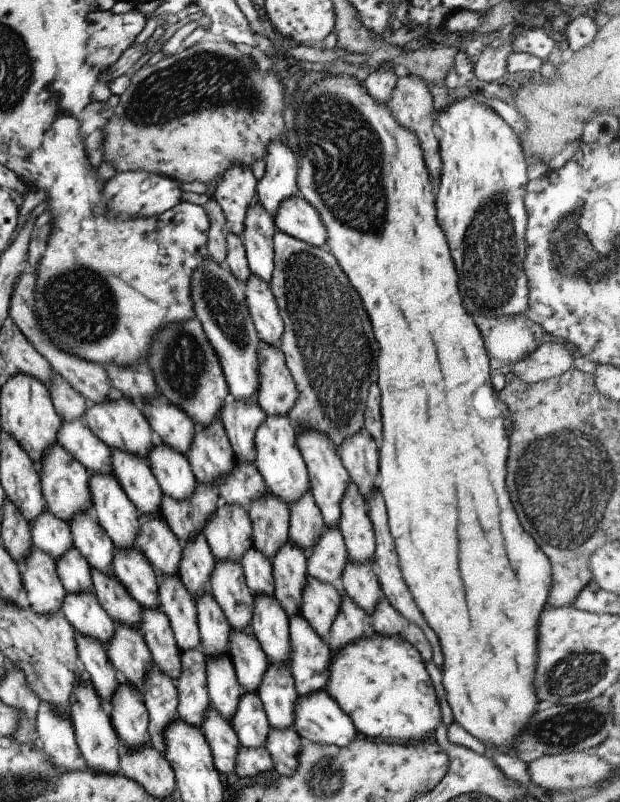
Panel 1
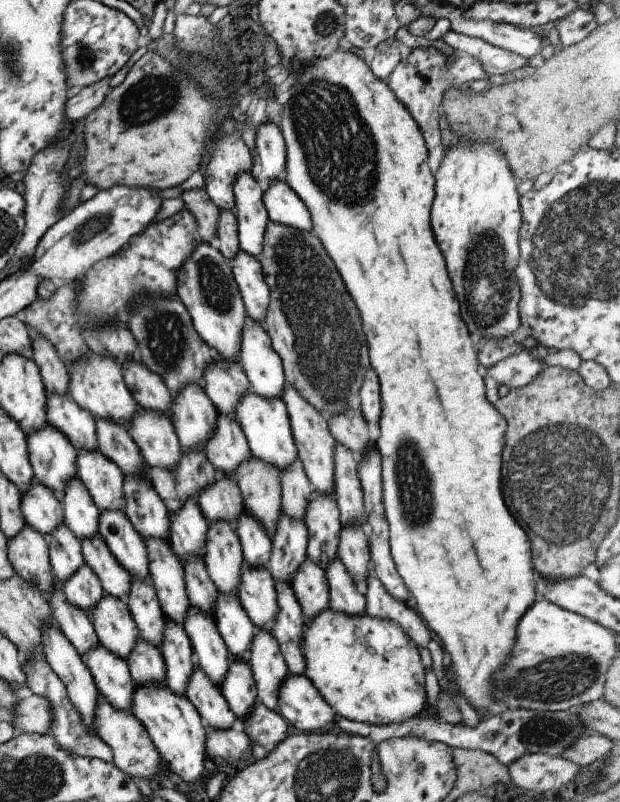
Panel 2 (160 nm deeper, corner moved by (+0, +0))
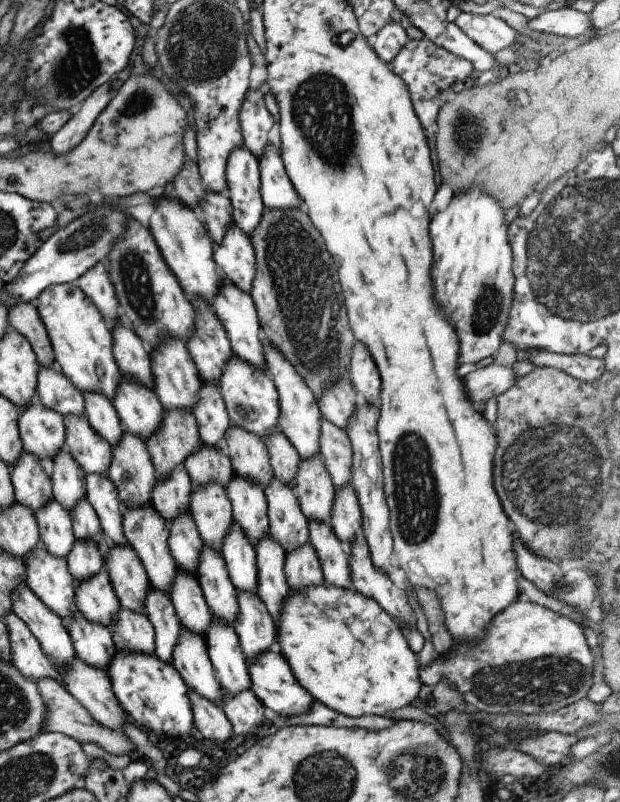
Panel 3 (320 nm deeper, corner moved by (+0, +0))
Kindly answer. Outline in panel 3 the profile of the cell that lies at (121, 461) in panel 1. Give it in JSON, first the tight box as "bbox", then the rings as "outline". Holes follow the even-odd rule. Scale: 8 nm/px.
{"bbox":[83,391,123,447],"outline":[[[83,391],[83,415],[89,426],[112,447],[119,442],[123,428],[112,402],[97,391]]]}

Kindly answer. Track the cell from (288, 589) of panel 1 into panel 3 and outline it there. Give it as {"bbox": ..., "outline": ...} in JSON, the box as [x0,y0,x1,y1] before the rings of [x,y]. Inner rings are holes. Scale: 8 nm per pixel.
{"bbox":[264,477,308,552],"outline":[[[271,477],[264,486],[268,535],[287,552],[308,540],[306,518],[301,512],[292,487]]]}

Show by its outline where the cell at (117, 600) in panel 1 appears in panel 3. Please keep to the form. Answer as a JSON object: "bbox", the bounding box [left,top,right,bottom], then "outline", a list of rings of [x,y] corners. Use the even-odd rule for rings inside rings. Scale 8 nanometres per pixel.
{"bbox":[70,497,110,558],"outline":[[[85,497],[80,498],[75,506],[70,508],[71,530],[77,540],[92,540],[102,552],[102,558],[106,557],[106,552],[110,543],[102,534],[100,522],[91,505]]]}

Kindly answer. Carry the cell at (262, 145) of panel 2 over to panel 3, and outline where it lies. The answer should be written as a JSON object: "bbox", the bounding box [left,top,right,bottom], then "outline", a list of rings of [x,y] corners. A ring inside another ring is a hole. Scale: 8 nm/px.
{"bbox":[238,87,273,160],"outline":[[[251,87],[245,92],[238,110],[242,146],[258,160],[267,144],[267,134],[273,126],[273,118],[263,104],[264,88]]]}

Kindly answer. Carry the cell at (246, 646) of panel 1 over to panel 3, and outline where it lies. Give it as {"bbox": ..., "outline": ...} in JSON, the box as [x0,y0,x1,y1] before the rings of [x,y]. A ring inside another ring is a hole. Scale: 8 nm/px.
{"bbox":[196,544,236,625],"outline":[[[203,544],[196,568],[197,582],[213,619],[228,625],[236,619],[236,588],[229,580],[221,553]]]}

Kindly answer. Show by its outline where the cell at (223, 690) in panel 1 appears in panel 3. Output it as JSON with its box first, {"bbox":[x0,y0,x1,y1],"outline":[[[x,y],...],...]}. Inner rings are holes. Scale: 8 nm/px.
{"bbox":[168,566,212,636],"outline":[[[179,566],[179,569],[175,571],[173,581],[174,584],[171,583],[170,589],[168,590],[168,597],[174,608],[176,617],[179,619],[180,626],[187,627],[187,630],[204,636],[212,619],[212,614],[203,598],[197,579],[191,573],[182,571]]]}

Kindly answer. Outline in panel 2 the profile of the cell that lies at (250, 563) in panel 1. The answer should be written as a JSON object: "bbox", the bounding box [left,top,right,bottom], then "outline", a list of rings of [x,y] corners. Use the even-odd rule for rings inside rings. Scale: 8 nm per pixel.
{"bbox":[233,510,271,567],"outline":[[[243,510],[238,514],[233,529],[239,539],[244,564],[249,567],[264,567],[271,550],[271,536],[264,526]]]}

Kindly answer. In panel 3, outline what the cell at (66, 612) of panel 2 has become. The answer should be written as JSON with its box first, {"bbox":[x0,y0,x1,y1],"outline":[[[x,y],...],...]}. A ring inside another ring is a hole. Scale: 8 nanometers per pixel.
{"bbox":[22,545,77,620],"outline":[[[38,545],[27,551],[22,563],[25,567],[24,583],[47,608],[61,620],[77,616],[74,601],[75,582],[63,557],[51,556],[43,546]]]}

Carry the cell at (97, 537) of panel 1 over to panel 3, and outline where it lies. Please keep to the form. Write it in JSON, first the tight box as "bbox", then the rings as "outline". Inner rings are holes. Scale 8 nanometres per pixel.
{"bbox":[49,448,84,512],"outline":[[[65,448],[59,449],[51,460],[52,470],[49,478],[52,498],[70,512],[70,508],[84,497],[84,472]]]}

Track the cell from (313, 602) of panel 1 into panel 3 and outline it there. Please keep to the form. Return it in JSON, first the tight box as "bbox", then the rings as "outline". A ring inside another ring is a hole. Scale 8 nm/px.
{"bbox":[283,541,324,591],"outline":[[[308,541],[285,552],[284,555],[283,570],[291,591],[317,586],[324,582],[319,559]]]}

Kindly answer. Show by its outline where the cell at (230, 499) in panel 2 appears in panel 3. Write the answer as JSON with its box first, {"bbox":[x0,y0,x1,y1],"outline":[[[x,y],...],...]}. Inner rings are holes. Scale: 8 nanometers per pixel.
{"bbox":[182,443,234,488],"outline":[[[201,443],[198,449],[188,454],[182,463],[192,487],[213,481],[226,488],[230,476],[234,474],[230,458],[224,449],[205,443]]]}

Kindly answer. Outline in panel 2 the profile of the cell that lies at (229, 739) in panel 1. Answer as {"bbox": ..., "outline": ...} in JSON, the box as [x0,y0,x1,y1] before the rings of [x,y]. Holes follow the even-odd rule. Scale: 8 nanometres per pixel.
{"bbox":[184,664,236,730],"outline":[[[197,664],[192,666],[189,673],[184,695],[195,707],[206,727],[225,730],[236,725],[236,718],[229,710],[220,688],[209,680]]]}

